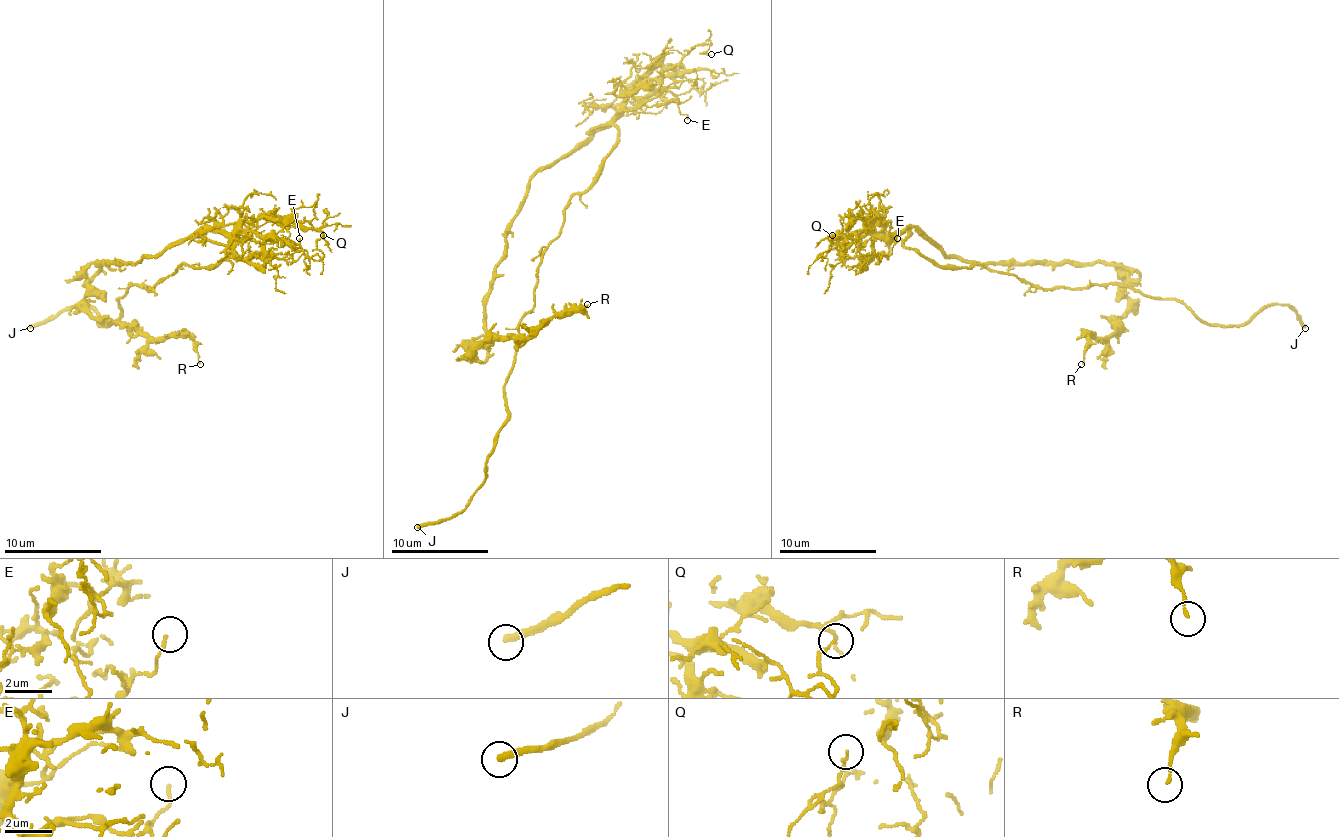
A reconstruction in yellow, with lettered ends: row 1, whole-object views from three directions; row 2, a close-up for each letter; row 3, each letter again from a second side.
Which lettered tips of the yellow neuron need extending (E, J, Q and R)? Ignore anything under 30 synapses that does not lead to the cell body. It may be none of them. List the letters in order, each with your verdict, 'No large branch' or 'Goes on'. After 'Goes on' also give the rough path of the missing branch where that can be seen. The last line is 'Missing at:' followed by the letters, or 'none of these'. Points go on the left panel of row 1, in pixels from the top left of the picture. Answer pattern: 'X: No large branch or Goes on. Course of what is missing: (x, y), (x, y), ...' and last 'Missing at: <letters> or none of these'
E: No large branch
J: Goes on
Q: No large branch
R: No large branch
Missing at: J

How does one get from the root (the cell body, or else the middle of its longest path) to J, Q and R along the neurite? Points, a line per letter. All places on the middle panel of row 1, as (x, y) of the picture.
J: (616, 139), (544, 253), (485, 479), (459, 513), (417, 527)
Q: (616, 139), (611, 125), (592, 129), (624, 105), (641, 78), (672, 69), (696, 44), (711, 54)
R: (616, 139), (611, 125), (599, 125), (531, 178), (473, 350), (488, 340), (527, 338), (553, 316), (587, 304)

